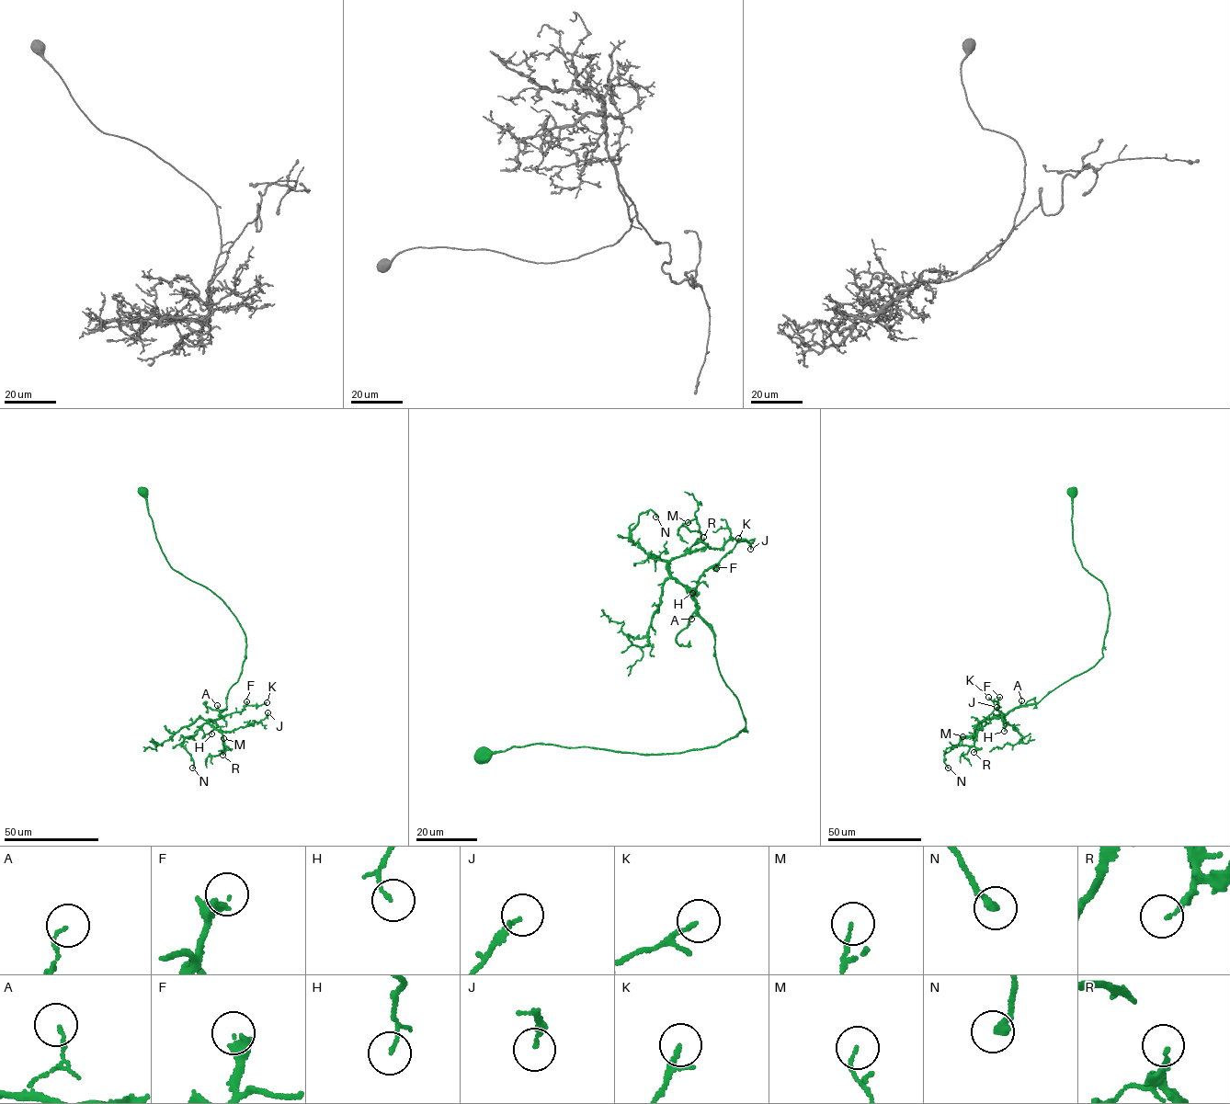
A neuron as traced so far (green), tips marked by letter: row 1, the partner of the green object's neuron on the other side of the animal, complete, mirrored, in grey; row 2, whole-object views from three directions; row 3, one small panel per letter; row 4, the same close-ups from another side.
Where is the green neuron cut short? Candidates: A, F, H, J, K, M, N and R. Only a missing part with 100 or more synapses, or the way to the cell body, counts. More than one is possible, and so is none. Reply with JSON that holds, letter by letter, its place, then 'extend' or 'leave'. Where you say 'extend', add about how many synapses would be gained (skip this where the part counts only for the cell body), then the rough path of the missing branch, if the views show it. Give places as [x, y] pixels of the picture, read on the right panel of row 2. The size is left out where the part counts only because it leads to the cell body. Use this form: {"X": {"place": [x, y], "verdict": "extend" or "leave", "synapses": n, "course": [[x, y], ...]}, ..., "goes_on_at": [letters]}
{"A": {"place": [1021, 700], "verdict": "leave"}, "F": {"place": [999, 697], "verdict": "leave"}, "H": {"place": [1004, 731], "verdict": "leave"}, "J": {"place": [996, 707], "verdict": "leave"}, "K": {"place": [988, 697], "verdict": "leave"}, "M": {"place": [962, 736], "verdict": "leave"}, "N": {"place": [948, 768], "verdict": "leave"}, "R": {"place": [973, 752], "verdict": "leave"}, "goes_on_at": []}

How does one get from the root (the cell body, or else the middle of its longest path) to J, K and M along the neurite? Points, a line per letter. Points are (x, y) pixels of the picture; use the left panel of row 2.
J: (143, 492), (168, 564), (218, 597), (245, 636), (238, 679), (210, 723), (230, 731), (267, 712)
K: (143, 492), (168, 564), (218, 597), (245, 636), (241, 672), (219, 715), (267, 702)
M: (143, 492), (168, 564), (218, 597), (245, 636), (245, 657), (226, 709), (208, 721), (224, 748), (223, 738)

